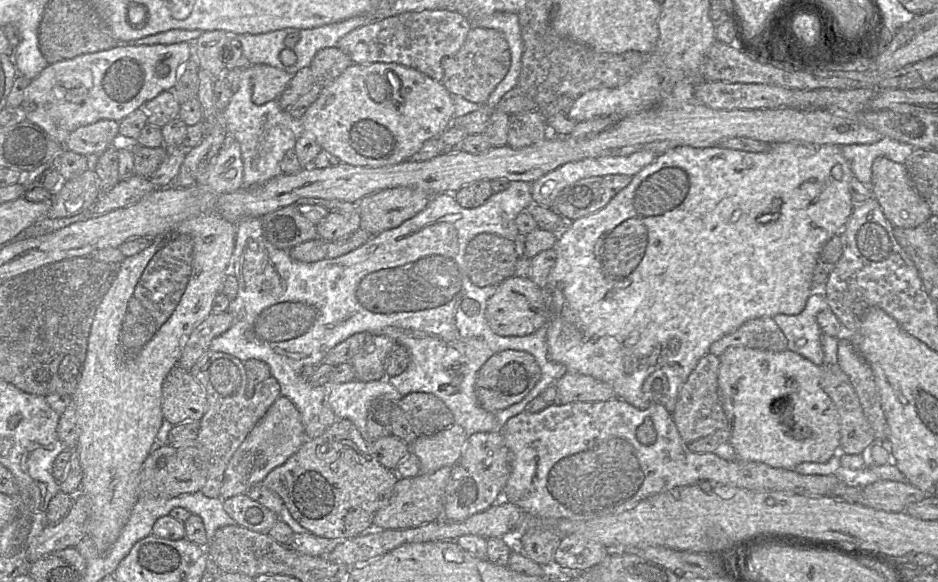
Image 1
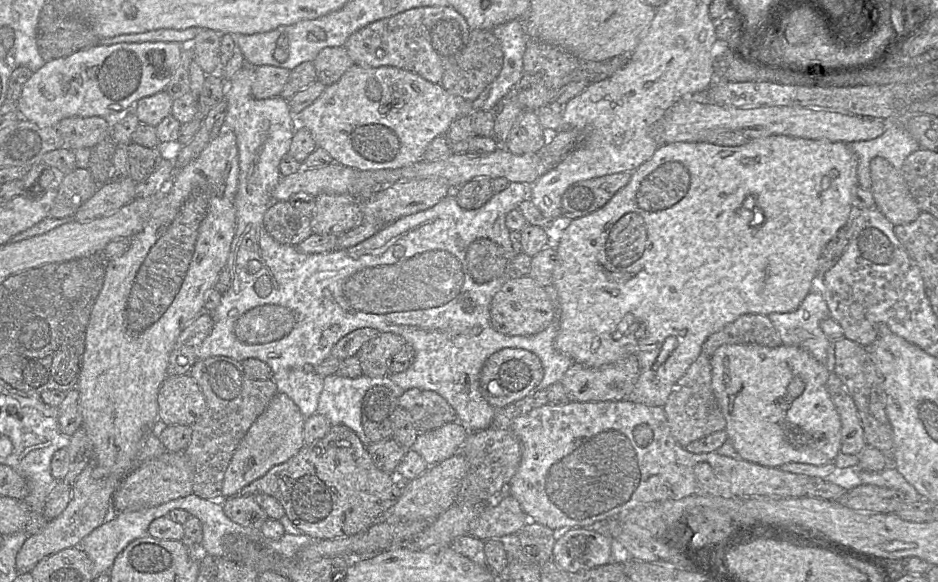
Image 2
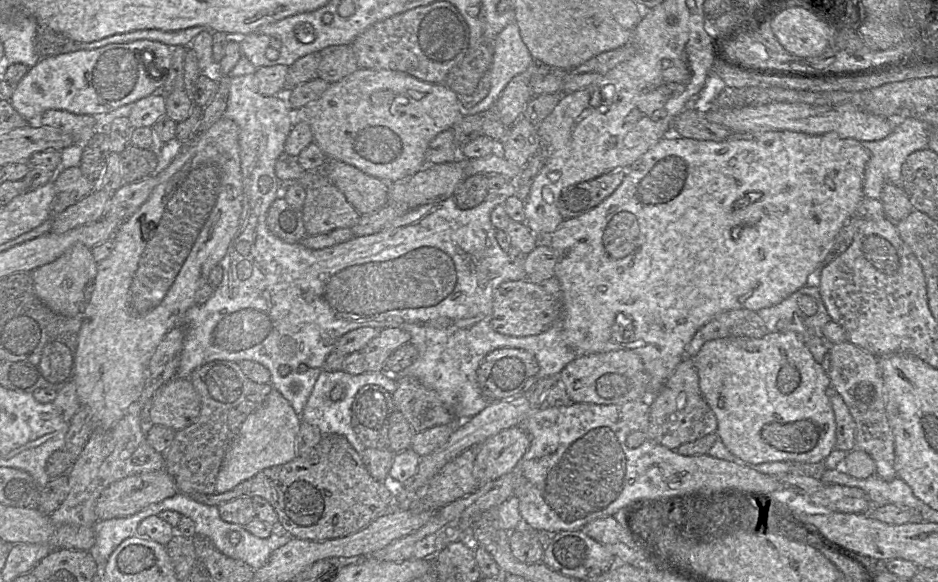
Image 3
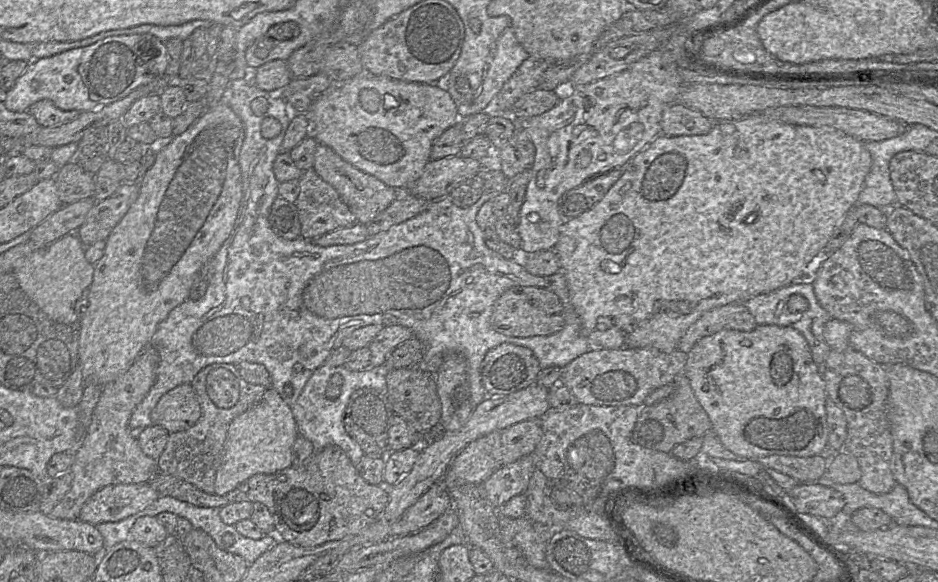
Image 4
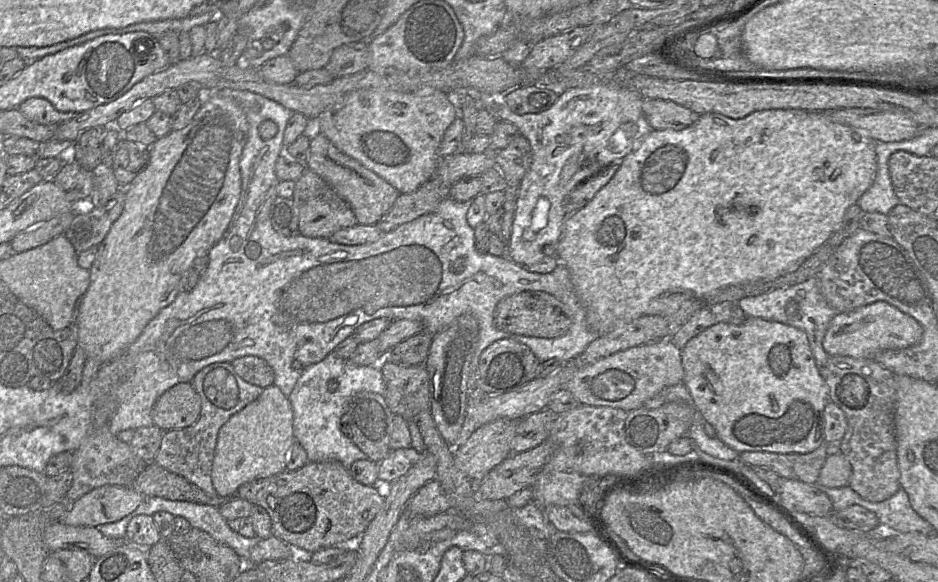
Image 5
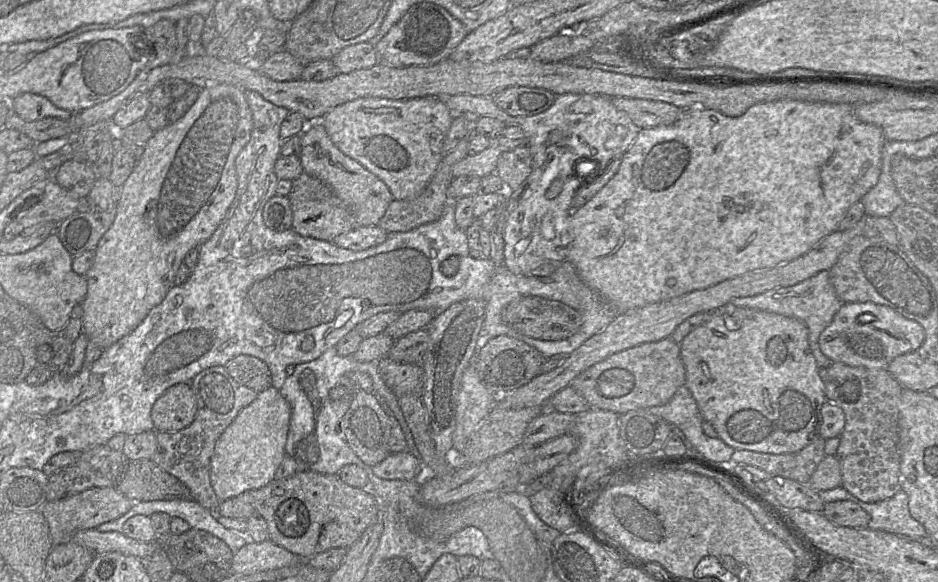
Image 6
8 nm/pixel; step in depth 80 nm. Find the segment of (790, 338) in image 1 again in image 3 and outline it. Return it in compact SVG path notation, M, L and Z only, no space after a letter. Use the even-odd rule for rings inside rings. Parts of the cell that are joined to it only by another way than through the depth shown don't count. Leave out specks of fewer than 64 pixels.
M806 285L781 303L761 309L757 313L770 332L792 331L798 334L819 364L833 345L824 334L824 326L830 322L831 317L816 286ZM800 295L808 295L815 299L816 314L807 317L799 310L797 301Z

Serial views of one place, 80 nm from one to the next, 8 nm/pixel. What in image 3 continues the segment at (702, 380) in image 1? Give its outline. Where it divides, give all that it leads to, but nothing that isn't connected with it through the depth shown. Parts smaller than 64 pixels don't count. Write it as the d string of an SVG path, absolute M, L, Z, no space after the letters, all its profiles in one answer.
M684 358L663 388L650 398L649 427L647 437L670 450L716 433L717 418L699 388L699 377L693 358Z

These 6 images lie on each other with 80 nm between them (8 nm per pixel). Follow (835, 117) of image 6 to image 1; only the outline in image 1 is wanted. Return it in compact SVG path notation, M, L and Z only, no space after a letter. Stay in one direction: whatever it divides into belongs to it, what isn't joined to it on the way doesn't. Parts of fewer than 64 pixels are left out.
M790 141L772 144L769 151L762 153L733 150L721 146L711 146L706 148L678 146L659 155L654 162L634 175L631 182L617 193L604 208L593 214L574 220L573 222L566 222L566 227L558 234L557 242L553 248L557 255L557 261L549 275L547 286L551 292L551 309L549 309L549 320L547 323L549 357L553 361L565 365L568 372L588 375L608 383L613 387L617 398L629 403L639 410L645 410L651 405L661 405L665 409L667 408L668 412L672 415L681 387L686 382L691 372L695 369L698 361L709 353L709 348L712 343L721 339L725 335L735 332L743 324L752 319L761 317L773 318L778 314L798 315L805 309L809 296L814 292L813 275L822 248L833 236L842 231L852 214L854 206L850 194L850 183L853 177L854 175L849 162L842 154L841 146L835 144L818 145L808 142Z

